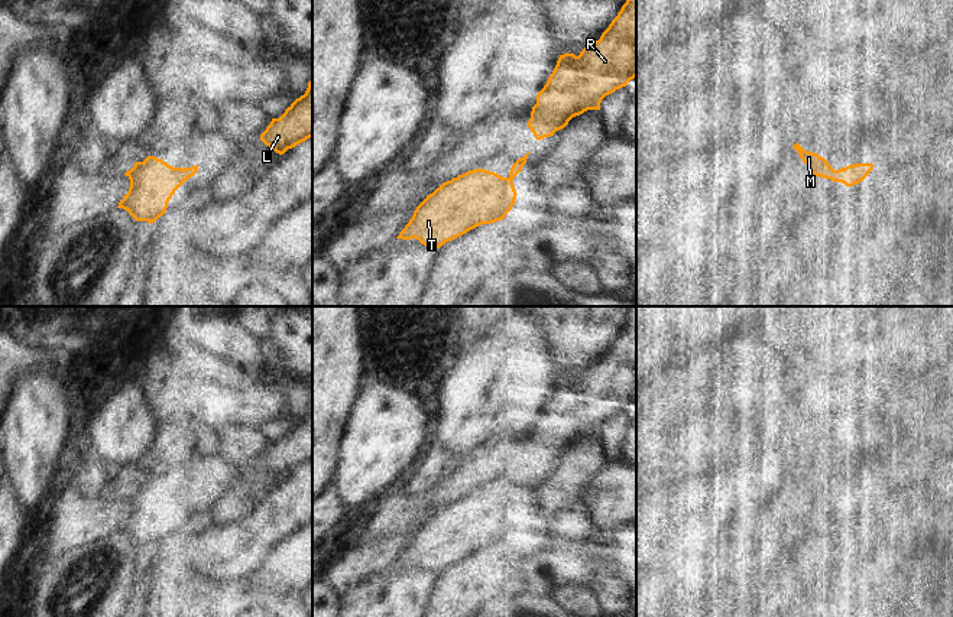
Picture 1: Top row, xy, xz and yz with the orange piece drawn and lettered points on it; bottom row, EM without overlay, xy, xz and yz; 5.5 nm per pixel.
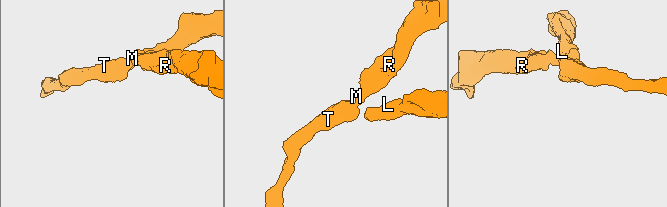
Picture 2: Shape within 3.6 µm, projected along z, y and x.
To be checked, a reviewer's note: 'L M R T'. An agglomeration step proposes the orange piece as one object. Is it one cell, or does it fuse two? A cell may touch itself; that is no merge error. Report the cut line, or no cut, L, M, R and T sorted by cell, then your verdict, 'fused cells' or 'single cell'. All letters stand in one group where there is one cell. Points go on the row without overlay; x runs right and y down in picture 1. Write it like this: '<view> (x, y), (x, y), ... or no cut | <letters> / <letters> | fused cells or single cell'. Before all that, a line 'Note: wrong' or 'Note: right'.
Note: wrong
xy (182, 493), (187, 502) | L T / M R | fused cells

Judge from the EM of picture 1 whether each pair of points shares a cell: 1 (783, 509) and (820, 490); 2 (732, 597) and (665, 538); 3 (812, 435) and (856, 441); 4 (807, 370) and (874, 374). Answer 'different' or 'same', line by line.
1: same
2: different
3: same
4: same

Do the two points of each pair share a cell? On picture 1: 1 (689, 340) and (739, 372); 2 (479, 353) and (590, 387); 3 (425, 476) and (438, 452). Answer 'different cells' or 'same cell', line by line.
1: different cells
2: different cells
3: same cell

